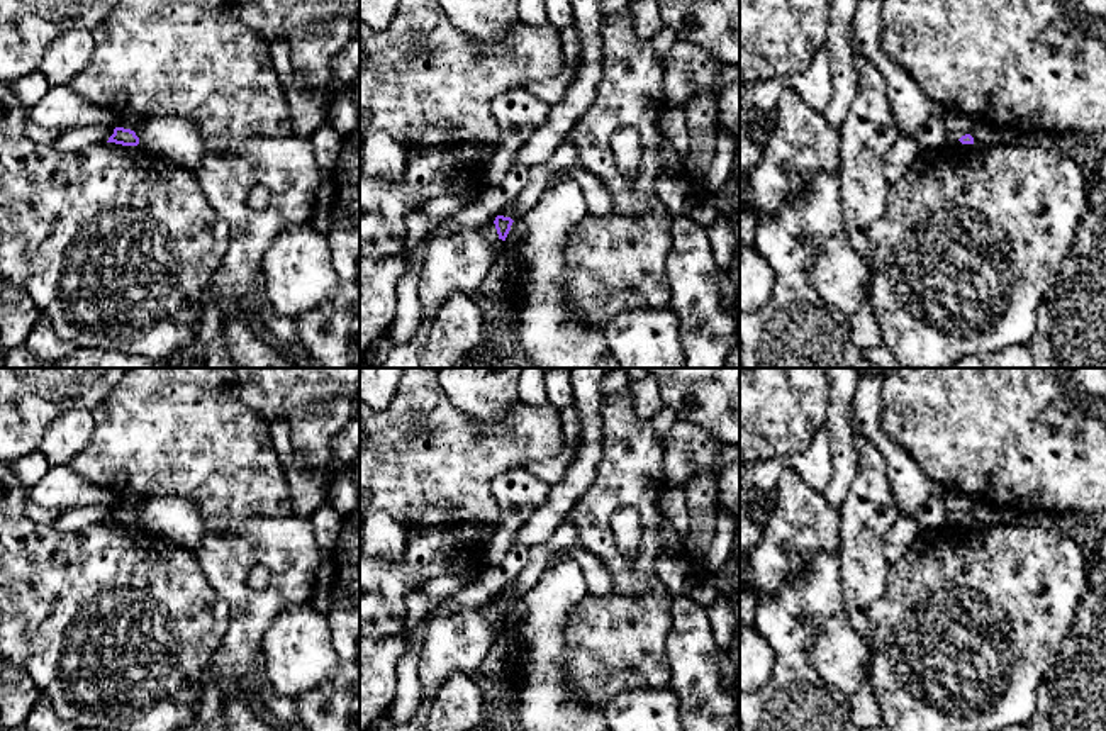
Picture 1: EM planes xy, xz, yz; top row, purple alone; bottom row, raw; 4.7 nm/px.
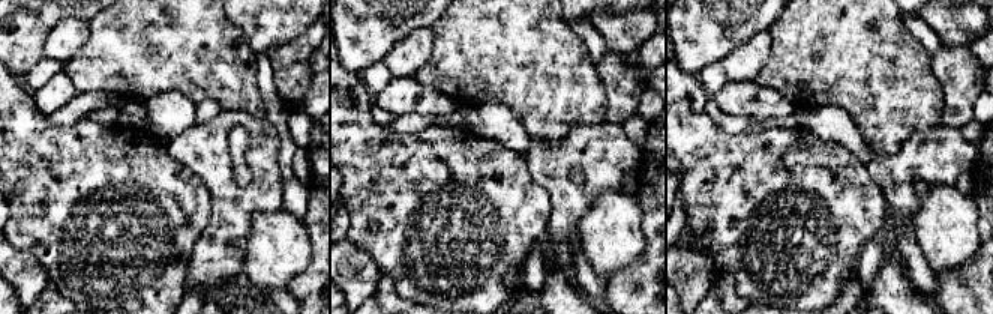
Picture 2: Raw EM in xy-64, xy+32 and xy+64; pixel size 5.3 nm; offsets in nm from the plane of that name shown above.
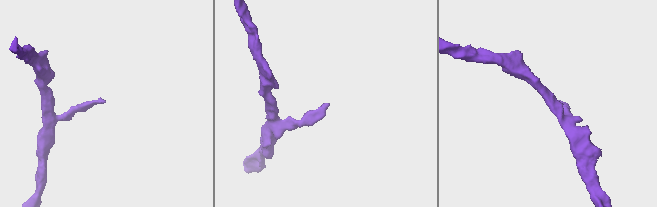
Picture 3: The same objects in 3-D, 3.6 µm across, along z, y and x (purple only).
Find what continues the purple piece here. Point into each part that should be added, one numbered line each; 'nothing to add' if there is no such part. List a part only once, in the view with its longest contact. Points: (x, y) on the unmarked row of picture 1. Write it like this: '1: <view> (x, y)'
1: xy (128, 502)

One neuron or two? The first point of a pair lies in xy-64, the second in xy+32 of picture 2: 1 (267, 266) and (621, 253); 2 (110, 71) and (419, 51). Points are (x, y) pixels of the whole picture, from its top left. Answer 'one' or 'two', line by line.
1: one
2: two

